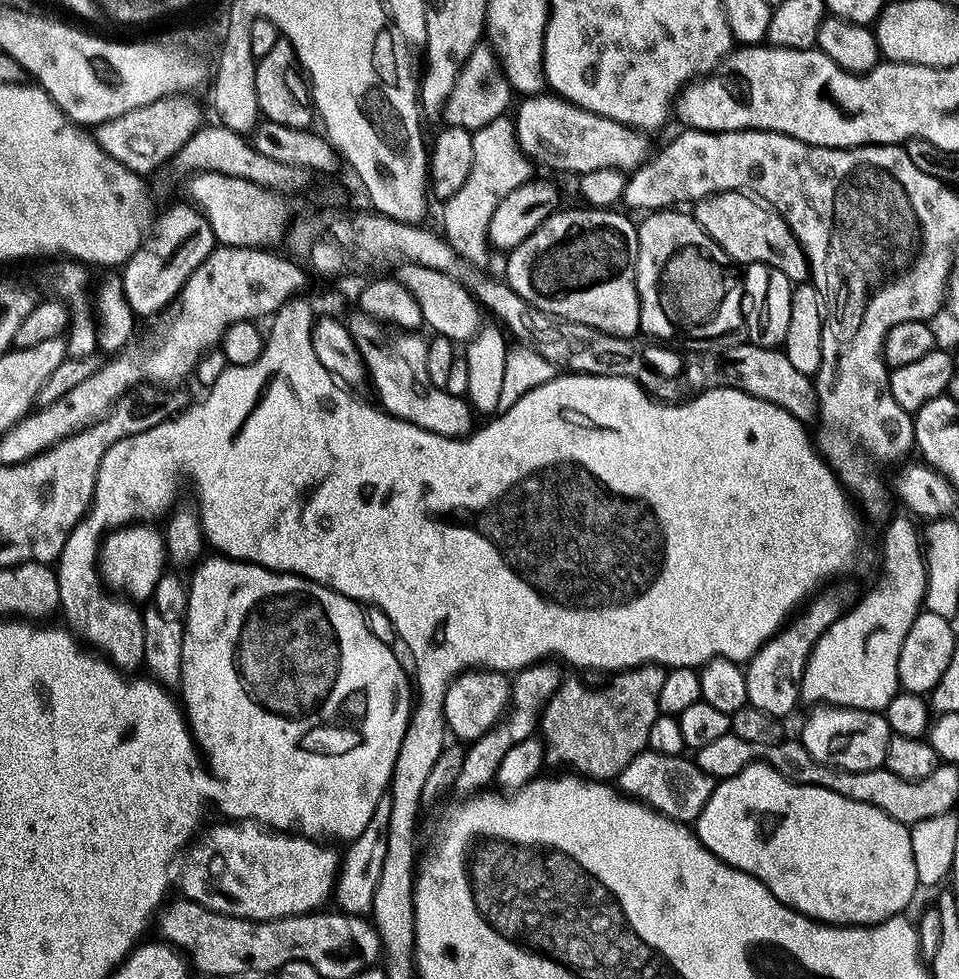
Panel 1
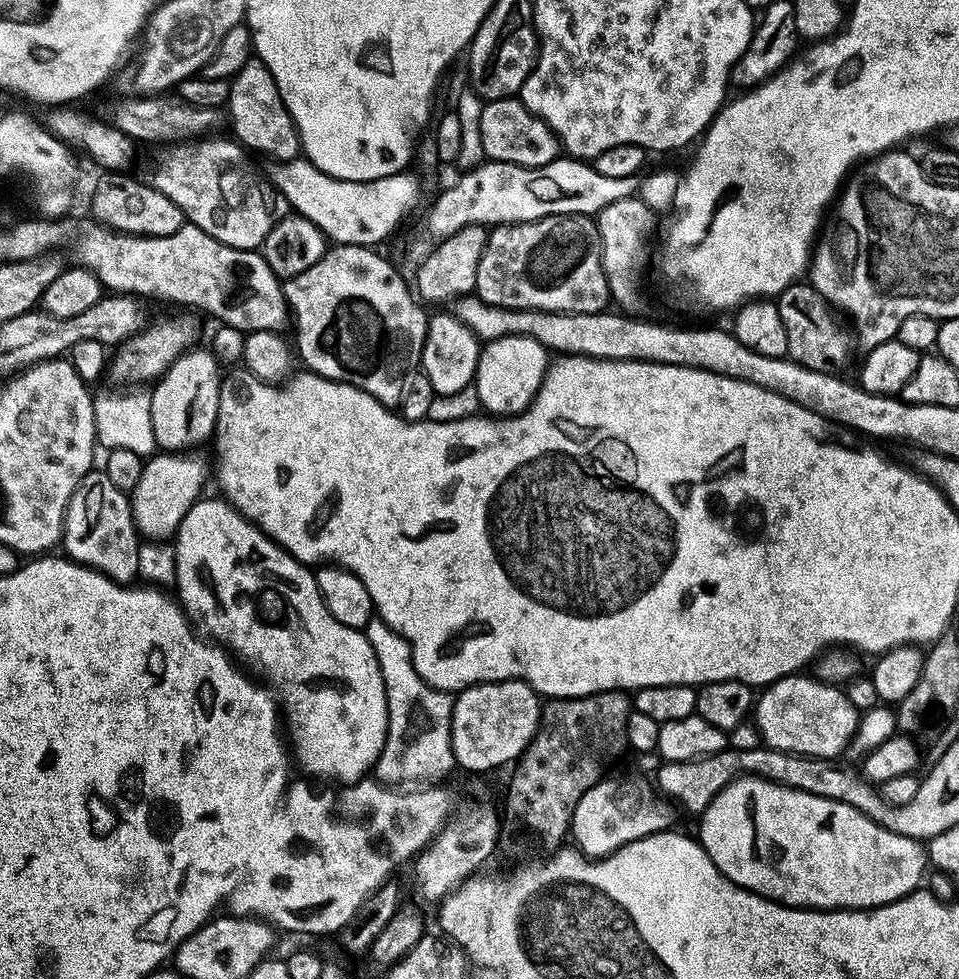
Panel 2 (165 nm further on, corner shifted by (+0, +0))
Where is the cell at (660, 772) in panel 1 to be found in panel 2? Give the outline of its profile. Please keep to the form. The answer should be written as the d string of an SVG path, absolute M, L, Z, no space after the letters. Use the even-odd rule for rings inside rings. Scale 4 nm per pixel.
M628 776L620 781L601 779L596 787L586 790L580 803L574 806L570 840L585 856L589 858L609 856L624 844L673 827L673 805L663 799L652 800L653 785L648 785L646 781L639 780L644 778L636 776Z

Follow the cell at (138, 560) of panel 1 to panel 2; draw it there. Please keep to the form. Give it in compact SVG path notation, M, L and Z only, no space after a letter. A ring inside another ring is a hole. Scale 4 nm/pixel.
M186 450L183 452L160 452L153 454L143 461L140 477L136 487L131 489L130 503L132 506L132 521L136 524L136 531L141 537L152 542L164 542L175 537L182 518L191 510L193 504L201 499L204 483L210 480L210 464L199 456L199 451Z

